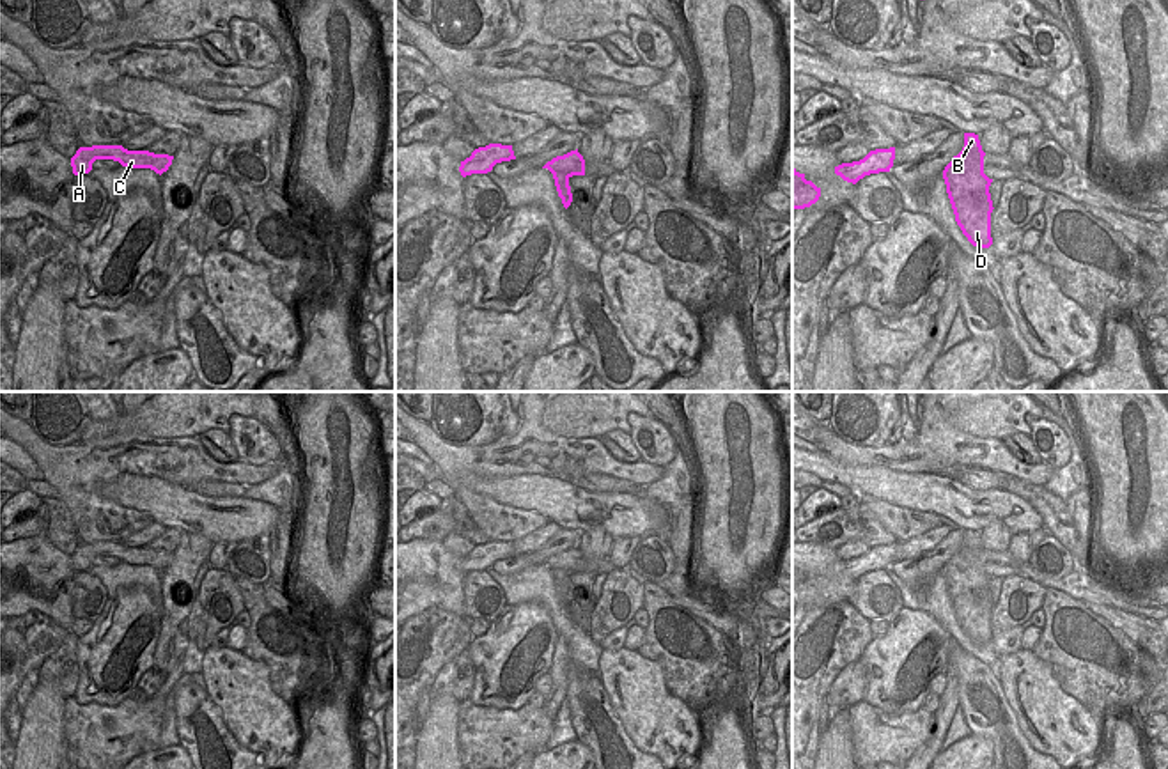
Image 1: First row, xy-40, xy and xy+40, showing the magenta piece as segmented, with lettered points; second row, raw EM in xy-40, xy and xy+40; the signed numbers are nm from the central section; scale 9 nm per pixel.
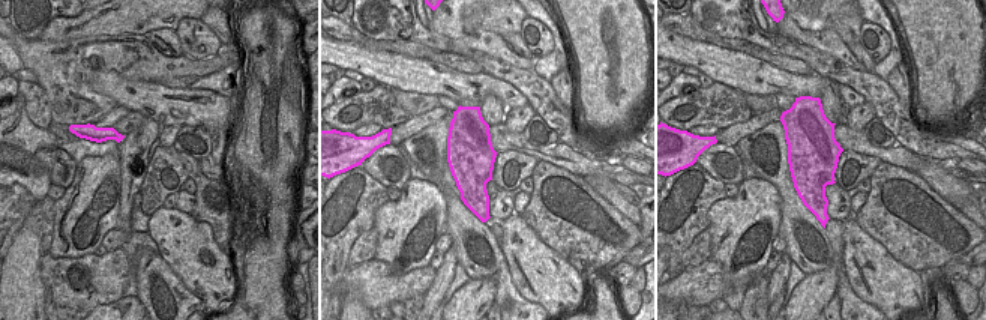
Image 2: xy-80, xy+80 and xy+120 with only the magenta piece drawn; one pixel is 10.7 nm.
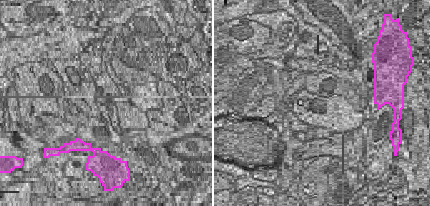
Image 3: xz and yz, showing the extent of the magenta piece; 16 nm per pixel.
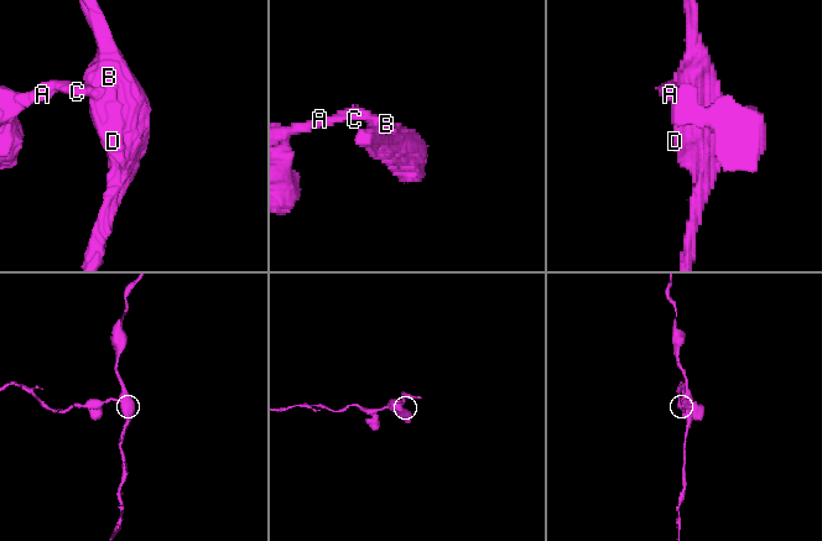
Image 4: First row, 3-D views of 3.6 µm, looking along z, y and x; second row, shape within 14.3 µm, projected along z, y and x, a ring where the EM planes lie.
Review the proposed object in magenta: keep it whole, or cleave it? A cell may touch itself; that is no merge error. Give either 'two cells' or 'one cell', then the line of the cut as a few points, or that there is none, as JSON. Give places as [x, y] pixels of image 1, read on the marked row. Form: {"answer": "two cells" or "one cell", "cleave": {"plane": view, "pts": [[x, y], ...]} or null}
{"answer": "two cells", "cleave": {"plane": "xy", "pts": [[552, 170], [580, 170], [584, 174]]}}

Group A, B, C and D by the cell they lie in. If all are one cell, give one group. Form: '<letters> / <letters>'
A C / B D

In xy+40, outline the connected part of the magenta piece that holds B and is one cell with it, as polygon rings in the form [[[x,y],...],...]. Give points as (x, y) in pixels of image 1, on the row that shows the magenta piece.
[[[964,133],[962,151],[943,170],[946,193],[968,241],[977,248],[989,248],[993,200],[989,186],[993,179],[984,174],[984,156],[978,135]]]

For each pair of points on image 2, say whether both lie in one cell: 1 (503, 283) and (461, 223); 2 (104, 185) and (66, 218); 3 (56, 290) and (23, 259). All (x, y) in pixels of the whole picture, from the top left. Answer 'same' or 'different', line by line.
1: same
2: same
3: different

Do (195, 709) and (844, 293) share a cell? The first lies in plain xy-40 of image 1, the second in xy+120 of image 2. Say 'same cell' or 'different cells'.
same cell

